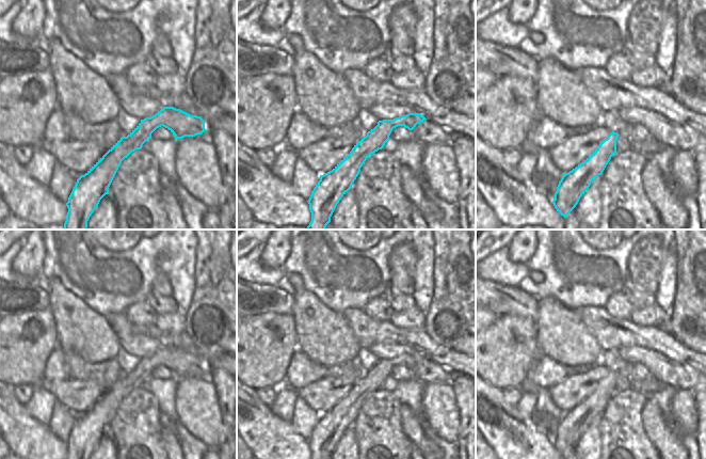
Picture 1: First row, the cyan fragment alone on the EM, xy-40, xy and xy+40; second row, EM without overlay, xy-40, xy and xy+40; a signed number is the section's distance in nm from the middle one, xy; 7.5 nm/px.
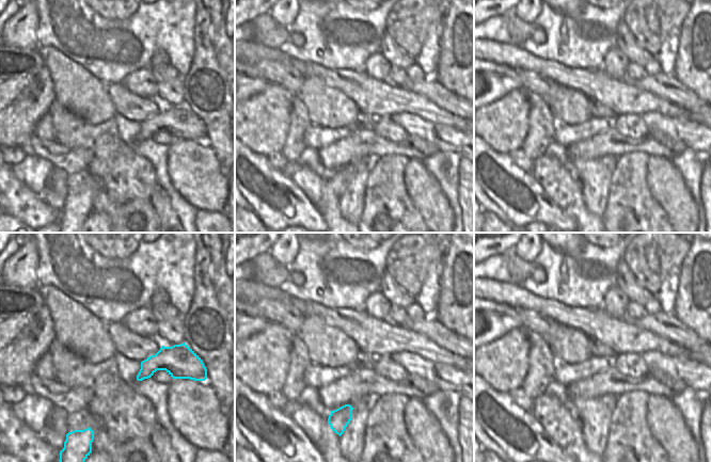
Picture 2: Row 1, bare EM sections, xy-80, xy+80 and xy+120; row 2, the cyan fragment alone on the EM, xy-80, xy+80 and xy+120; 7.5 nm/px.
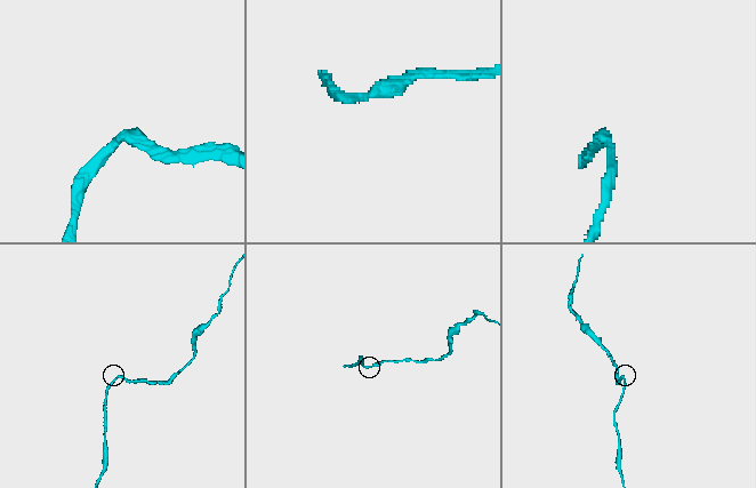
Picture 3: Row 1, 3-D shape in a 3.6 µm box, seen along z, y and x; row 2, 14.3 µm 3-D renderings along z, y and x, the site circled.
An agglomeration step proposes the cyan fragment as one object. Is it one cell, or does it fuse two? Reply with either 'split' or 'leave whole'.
leave whole

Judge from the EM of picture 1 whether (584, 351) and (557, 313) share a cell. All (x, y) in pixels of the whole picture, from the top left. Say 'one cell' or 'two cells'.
one cell

